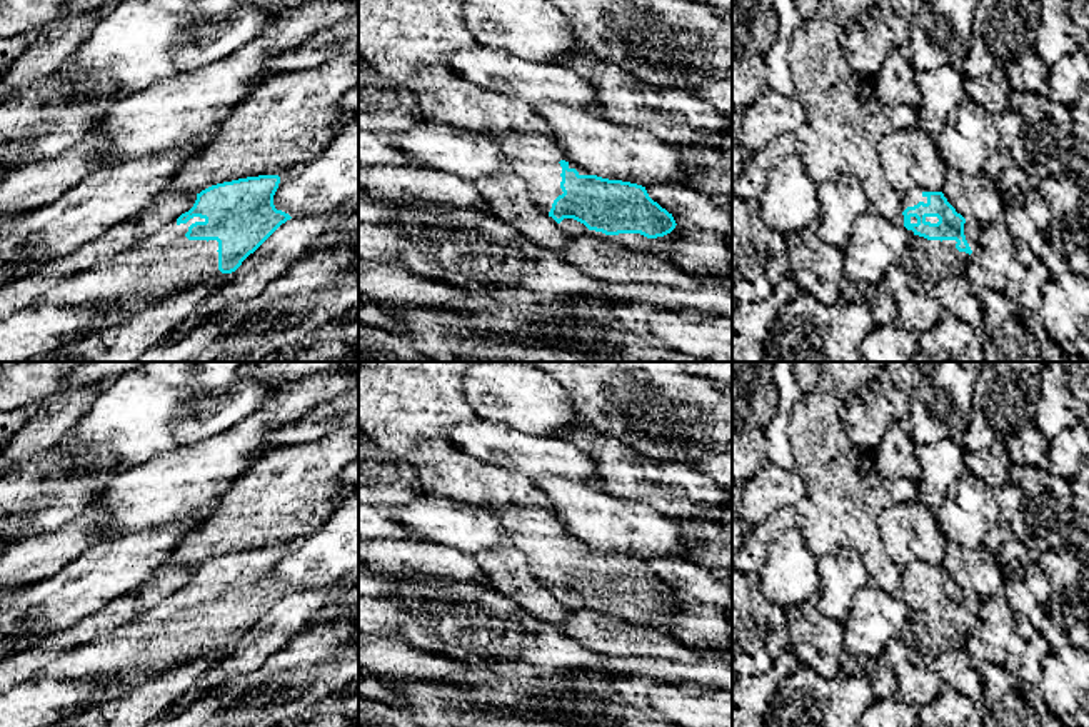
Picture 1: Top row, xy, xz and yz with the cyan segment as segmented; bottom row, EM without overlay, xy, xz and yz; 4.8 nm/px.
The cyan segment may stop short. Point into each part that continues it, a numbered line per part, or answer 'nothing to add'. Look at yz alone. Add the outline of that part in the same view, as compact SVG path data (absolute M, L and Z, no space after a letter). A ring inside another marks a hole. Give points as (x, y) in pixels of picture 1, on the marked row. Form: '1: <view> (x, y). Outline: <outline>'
1: yz (911, 199). Outline: M917 187L917 188L914 188L914 190L911 190L909 193L906 193L906 195L901 197L901 213L899 213L899 218L897 218L897 222L899 222L901 225L904 225L904 215L902 215L902 212L904 212L907 207L914 207L914 205L917 205L919 202L927 203L927 197L922 195L924 192L929 192L929 190L924 190L924 188Z

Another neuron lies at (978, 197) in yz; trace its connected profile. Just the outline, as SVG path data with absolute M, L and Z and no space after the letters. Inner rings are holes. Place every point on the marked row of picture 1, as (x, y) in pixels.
M947 170L942 193L947 202L966 220L977 220L987 225L1002 215L1002 200L996 178L981 175L966 175L957 170Z

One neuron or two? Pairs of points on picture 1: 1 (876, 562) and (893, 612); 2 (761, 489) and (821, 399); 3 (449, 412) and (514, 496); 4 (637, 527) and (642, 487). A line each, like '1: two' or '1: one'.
1: two
2: two
3: one
4: two

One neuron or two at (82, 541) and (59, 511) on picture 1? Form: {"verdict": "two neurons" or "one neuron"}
{"verdict": "two neurons"}

